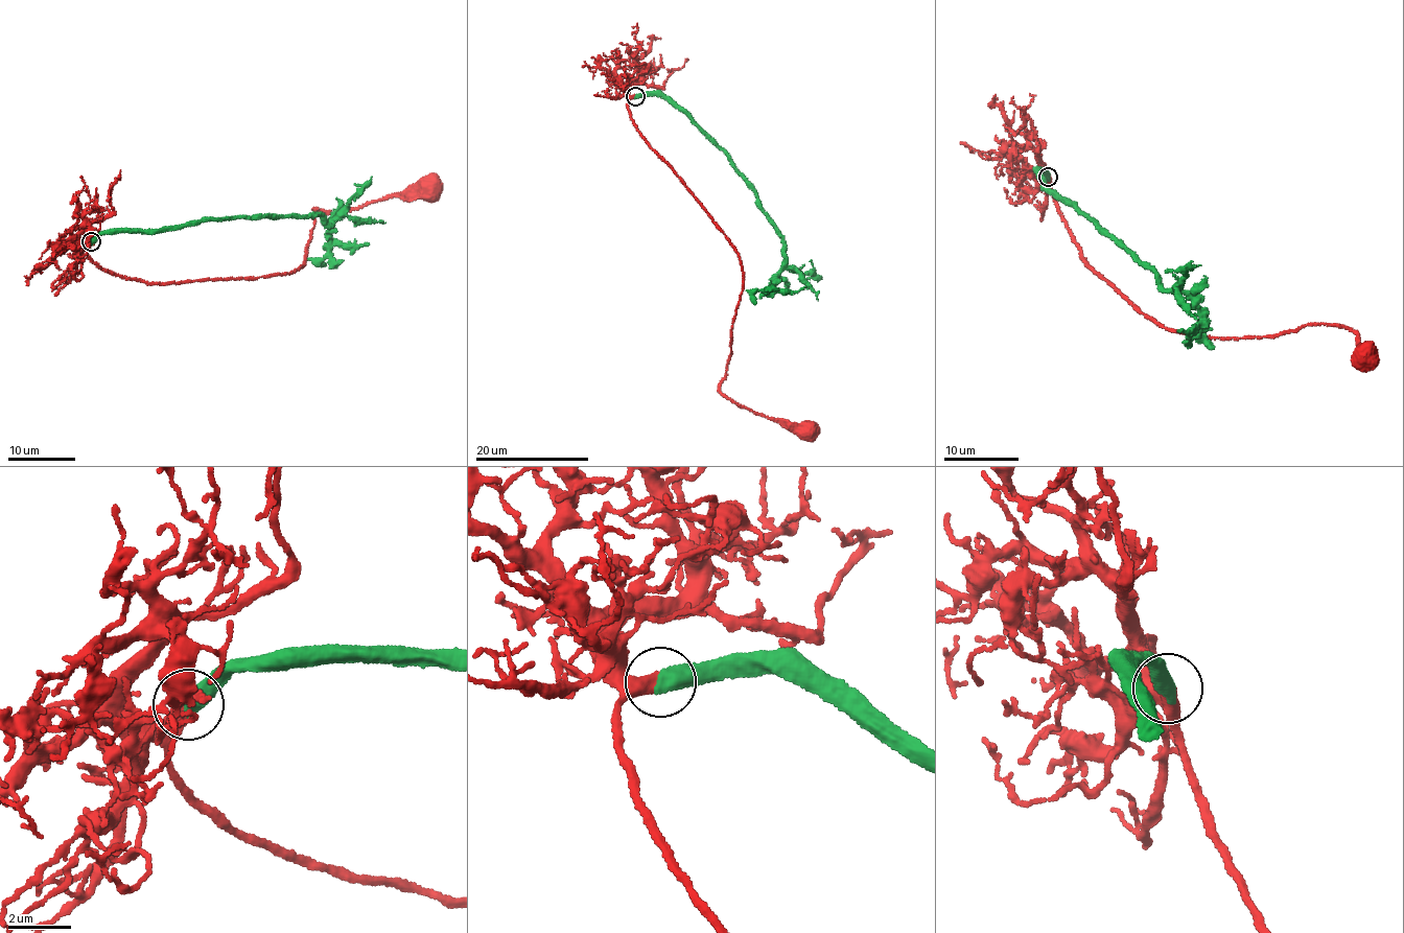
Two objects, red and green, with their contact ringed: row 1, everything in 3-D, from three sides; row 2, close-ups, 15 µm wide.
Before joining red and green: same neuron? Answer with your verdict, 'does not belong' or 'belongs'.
belongs

